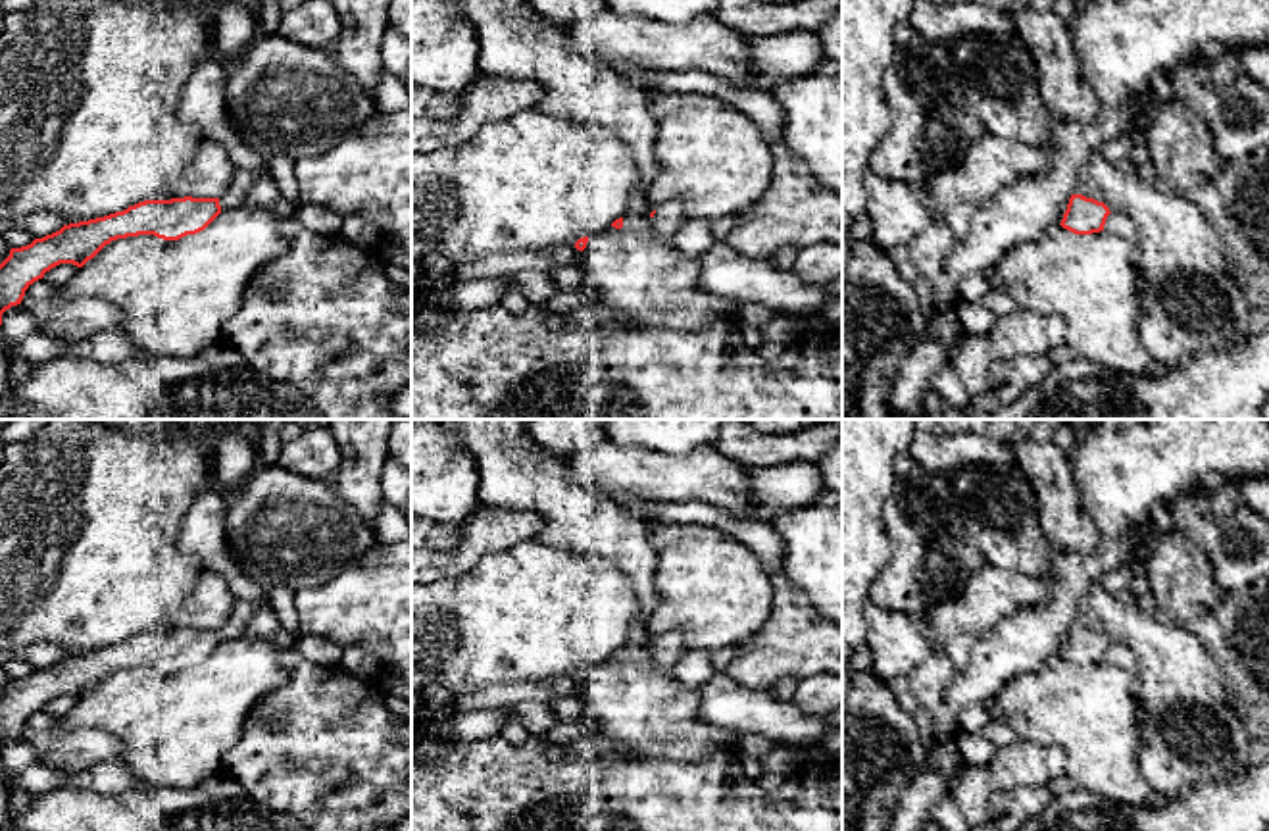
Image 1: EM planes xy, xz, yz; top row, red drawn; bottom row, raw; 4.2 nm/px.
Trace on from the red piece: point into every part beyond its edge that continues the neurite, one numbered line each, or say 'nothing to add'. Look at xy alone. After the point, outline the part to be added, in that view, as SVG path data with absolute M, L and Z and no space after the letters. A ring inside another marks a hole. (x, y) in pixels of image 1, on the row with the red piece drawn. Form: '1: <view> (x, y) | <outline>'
1: xy (243, 179) | M236 167L231 189L219 198L221 210L240 208L248 194L248 189L260 179L258 173Z

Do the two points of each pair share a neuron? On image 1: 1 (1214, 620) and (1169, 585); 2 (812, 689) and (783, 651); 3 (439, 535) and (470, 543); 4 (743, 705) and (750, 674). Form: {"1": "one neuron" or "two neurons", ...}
{"1": "one neuron", "2": "two neurons", "3": "two neurons", "4": "two neurons"}

